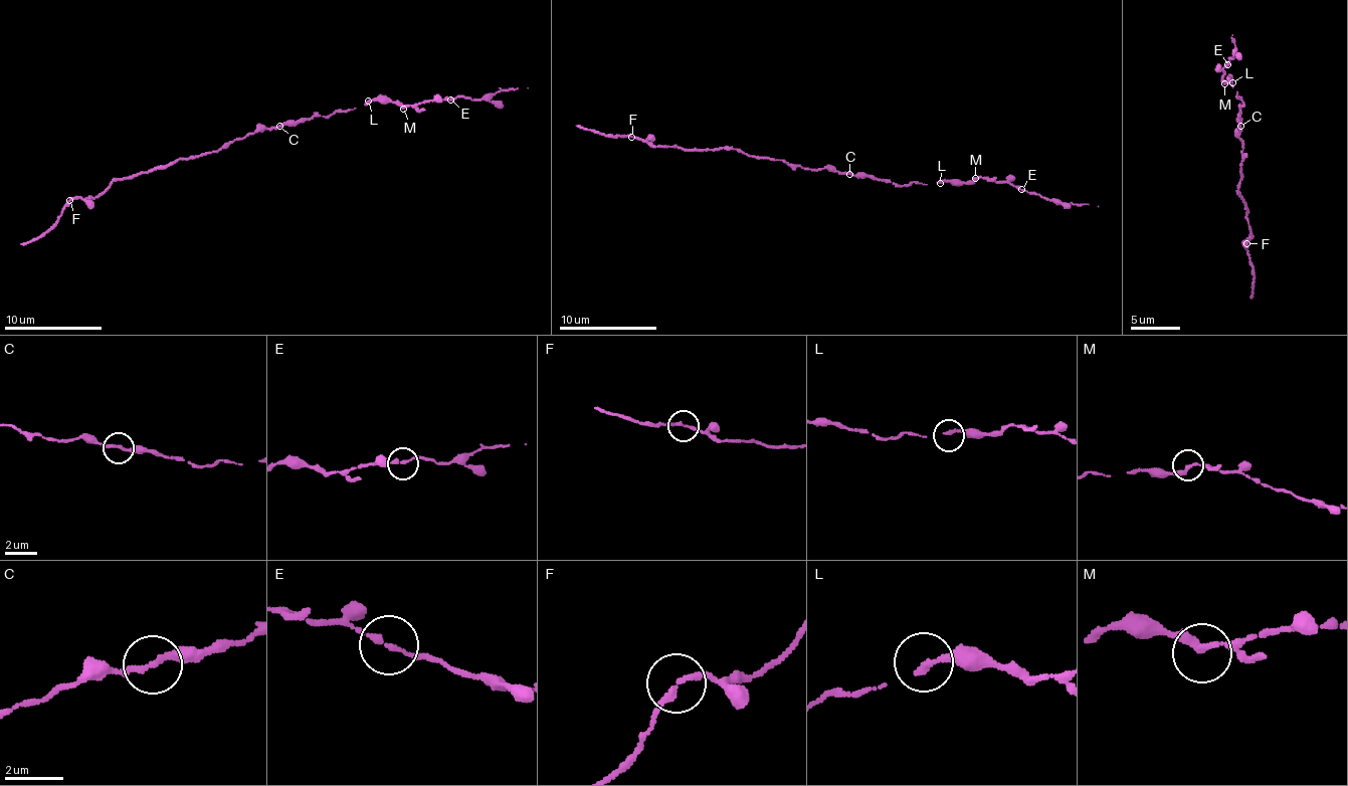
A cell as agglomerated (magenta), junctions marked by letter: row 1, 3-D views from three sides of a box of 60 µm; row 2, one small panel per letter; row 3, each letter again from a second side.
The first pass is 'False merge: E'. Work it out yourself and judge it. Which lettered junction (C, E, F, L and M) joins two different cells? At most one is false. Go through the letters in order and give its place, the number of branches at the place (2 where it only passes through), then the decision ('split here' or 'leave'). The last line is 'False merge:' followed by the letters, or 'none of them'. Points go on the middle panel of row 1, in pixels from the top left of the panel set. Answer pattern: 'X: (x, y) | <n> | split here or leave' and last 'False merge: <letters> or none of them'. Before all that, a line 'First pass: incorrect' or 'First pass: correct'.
First pass: incorrect
C: (849, 174) | 2 | leave
E: (1021, 189) | 2 | leave
F: (631, 137) | 2 | leave
L: (940, 183) | 2 | leave
M: (975, 178) | 2 | leave
False merge: none of them

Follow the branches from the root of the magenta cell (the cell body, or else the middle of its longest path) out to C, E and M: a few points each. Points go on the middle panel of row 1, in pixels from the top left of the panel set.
C: (831, 172), (849, 174)
E: (831, 172), (867, 174), (897, 185), (971, 182), (975, 178), (990, 178), (998, 183), (1017, 185), (1022, 190)
M: (831, 172), (867, 174), (897, 185), (969, 182), (975, 178)

